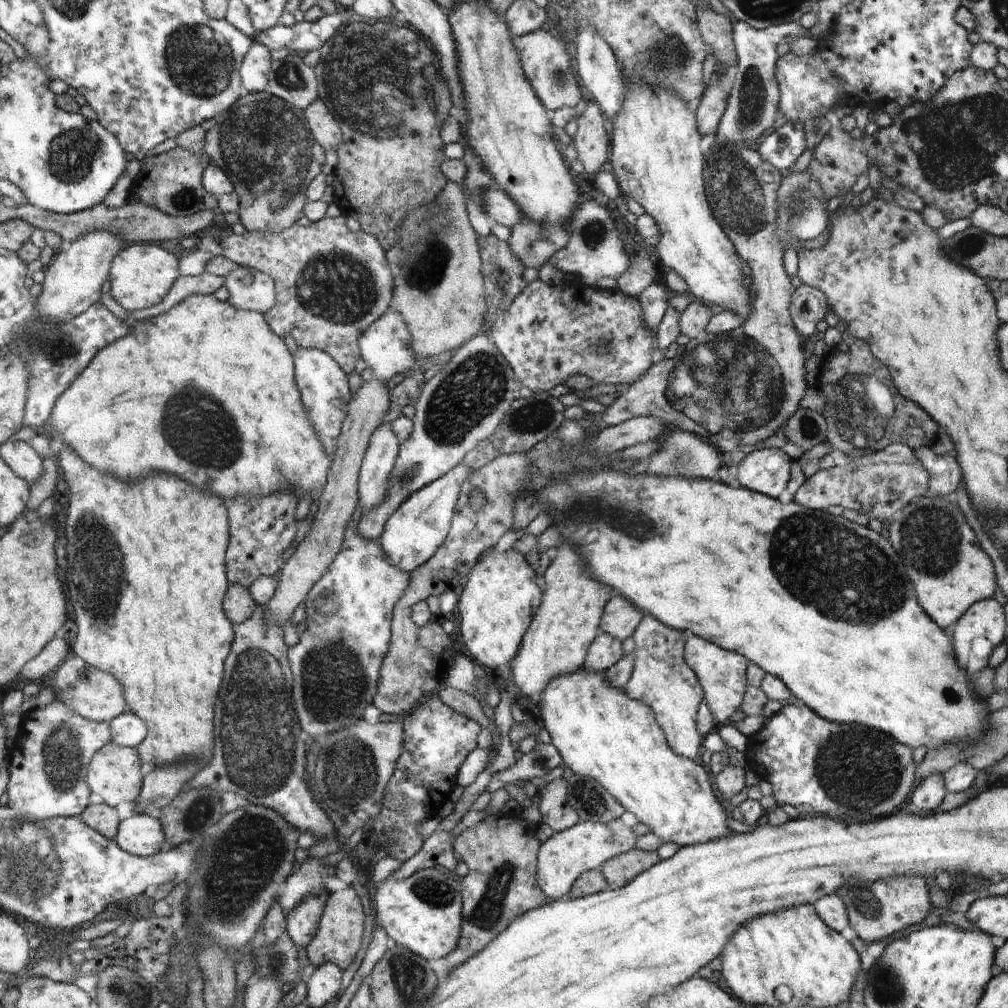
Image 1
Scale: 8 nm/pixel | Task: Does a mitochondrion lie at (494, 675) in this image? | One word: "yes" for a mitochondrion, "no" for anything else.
no

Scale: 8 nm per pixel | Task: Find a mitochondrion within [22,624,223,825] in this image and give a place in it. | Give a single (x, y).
(62, 754)

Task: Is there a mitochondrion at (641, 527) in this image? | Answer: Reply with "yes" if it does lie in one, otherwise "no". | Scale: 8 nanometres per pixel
yes

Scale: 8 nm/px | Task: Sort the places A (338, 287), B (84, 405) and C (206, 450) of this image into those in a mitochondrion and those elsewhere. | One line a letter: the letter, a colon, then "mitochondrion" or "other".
A: mitochondrion
B: other
C: mitochondrion

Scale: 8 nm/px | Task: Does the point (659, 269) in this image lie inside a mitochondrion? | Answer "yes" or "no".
no

